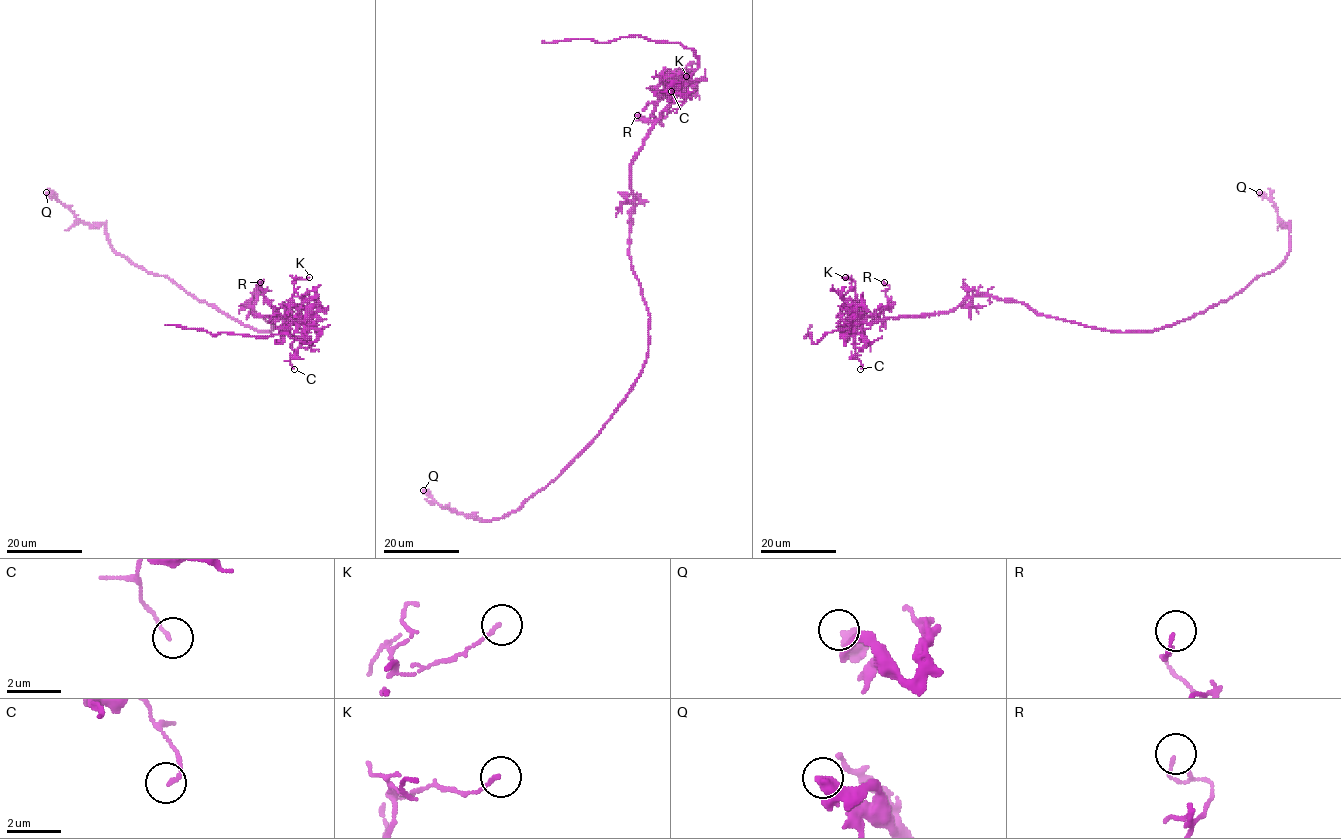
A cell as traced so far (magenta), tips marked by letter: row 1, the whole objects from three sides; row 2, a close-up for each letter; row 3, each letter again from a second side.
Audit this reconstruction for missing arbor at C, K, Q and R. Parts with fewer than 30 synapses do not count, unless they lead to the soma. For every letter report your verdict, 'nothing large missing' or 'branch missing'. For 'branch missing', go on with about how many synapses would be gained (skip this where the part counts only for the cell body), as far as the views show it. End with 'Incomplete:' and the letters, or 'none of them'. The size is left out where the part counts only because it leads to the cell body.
C: nothing large missing
K: nothing large missing
Q: nothing large missing
R: nothing large missing
Incomplete: none of them

